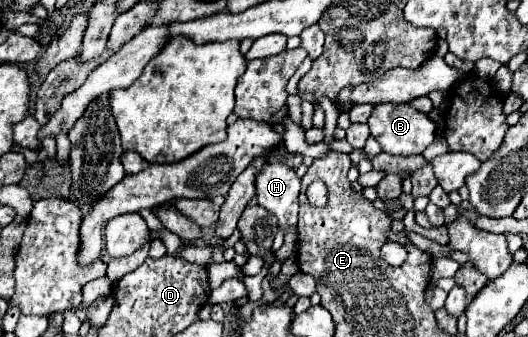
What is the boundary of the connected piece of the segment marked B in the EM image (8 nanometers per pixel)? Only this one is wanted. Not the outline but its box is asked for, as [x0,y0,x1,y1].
[368,102,436,156]

